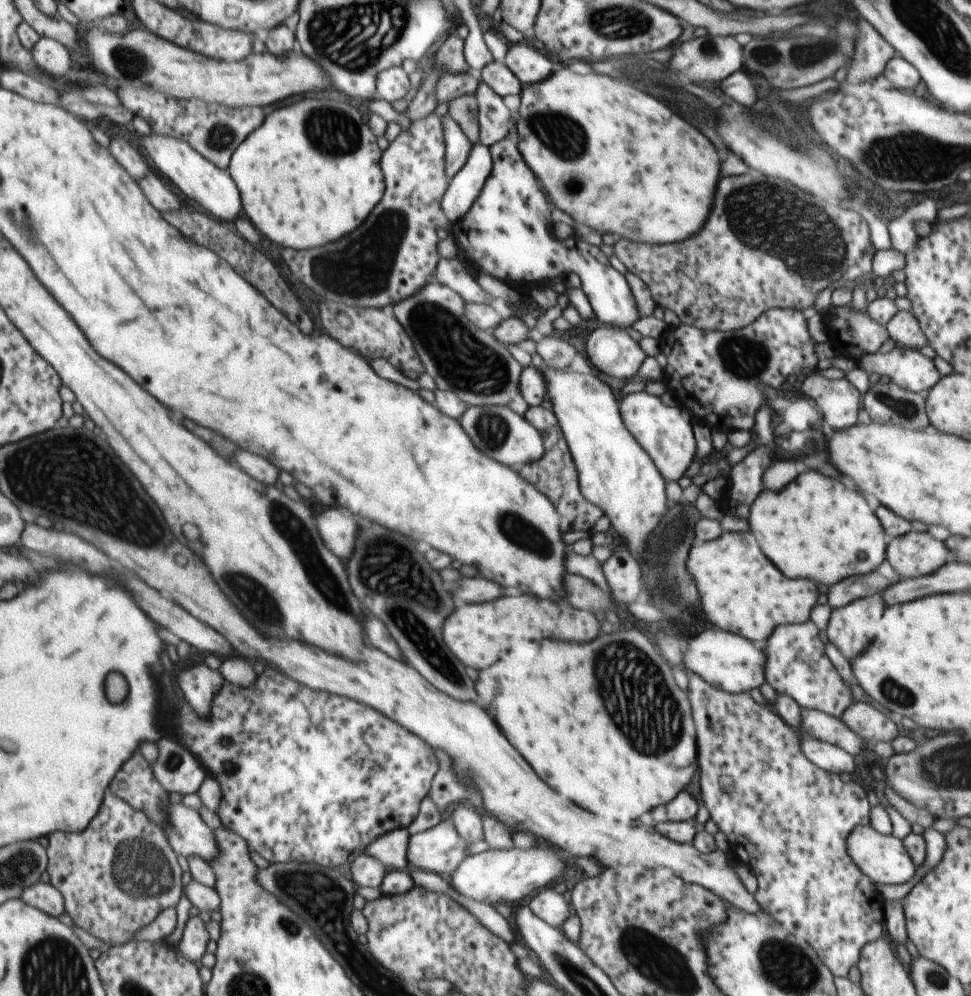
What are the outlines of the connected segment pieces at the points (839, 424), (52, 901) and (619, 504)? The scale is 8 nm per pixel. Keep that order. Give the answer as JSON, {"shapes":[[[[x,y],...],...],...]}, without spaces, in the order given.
{"shapes":[[[[818,371],[804,378],[801,392],[812,402],[821,404],[823,422],[831,430],[841,430],[857,422],[859,410],[859,392],[843,377],[828,380],[819,376]]],[[[39,881],[28,886],[28,889],[24,890],[21,898],[27,904],[40,908],[43,912],[50,913],[56,917],[66,912],[63,895],[50,881]]],[[[536,357],[532,365],[544,376],[546,395],[573,459],[580,493],[587,502],[602,510],[627,550],[634,558],[637,556],[638,566],[643,565],[641,556],[647,548],[646,540],[667,510],[662,475],[638,441],[627,432],[613,394],[594,372],[584,375],[555,369],[542,373],[542,365]]]]}

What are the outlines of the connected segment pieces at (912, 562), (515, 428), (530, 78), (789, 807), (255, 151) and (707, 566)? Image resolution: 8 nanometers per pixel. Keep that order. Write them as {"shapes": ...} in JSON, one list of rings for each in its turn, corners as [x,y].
{"shapes":[[[[911,531],[891,539],[887,544],[886,559],[903,579],[930,575],[954,560],[943,541],[923,532],[913,534]]],[[[501,405],[470,406],[461,417],[461,424],[465,432],[471,436],[473,444],[483,454],[503,462],[510,469],[517,470],[524,464],[537,462],[544,455],[544,446],[539,432],[510,408]]],[[[523,44],[507,45],[505,63],[521,85],[545,80],[551,73],[551,59]]],[[[685,672],[689,686],[687,686],[687,696],[691,696],[691,714],[695,716],[695,724],[699,724],[699,790],[700,795],[708,810],[708,818],[711,819],[718,830],[720,830],[728,842],[729,853],[733,857],[747,866],[754,874],[757,881],[755,900],[761,909],[780,924],[786,933],[803,937],[807,944],[814,948],[818,956],[823,960],[823,964],[830,969],[836,977],[846,977],[851,966],[858,963],[861,948],[865,943],[869,943],[881,937],[883,932],[883,919],[881,907],[883,898],[880,894],[873,892],[873,883],[862,872],[859,872],[856,864],[847,856],[846,836],[859,825],[869,824],[869,806],[867,806],[867,796],[865,790],[850,780],[841,782],[839,775],[825,772],[815,765],[807,756],[803,755],[800,748],[800,738],[798,732],[787,725],[772,708],[757,705],[750,697],[749,692],[728,693],[715,685],[707,684],[695,673]]],[[[303,98],[297,106],[275,110],[266,120],[267,124],[255,136],[248,136],[235,151],[228,168],[242,192],[246,218],[251,218],[263,236],[284,249],[325,247],[361,227],[382,202],[386,179],[378,136],[363,120],[363,114],[347,100]]],[[[751,531],[721,533],[719,538],[690,548],[687,570],[693,577],[700,598],[699,613],[706,625],[739,632],[749,640],[767,640],[773,628],[803,624],[817,602],[817,586],[809,580],[787,580],[759,552]]]]}

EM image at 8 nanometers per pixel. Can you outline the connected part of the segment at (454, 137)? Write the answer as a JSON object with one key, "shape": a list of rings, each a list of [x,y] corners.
{"shape":[[[446,114],[443,118],[447,143],[447,172],[451,182],[452,178],[467,164],[475,144],[469,140],[461,125],[450,114]]]}

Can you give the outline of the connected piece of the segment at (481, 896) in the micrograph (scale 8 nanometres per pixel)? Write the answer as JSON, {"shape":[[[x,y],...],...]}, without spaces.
{"shape":[[[539,842],[528,849],[493,849],[474,854],[465,859],[452,874],[450,884],[462,895],[481,902],[517,902],[531,892],[545,888],[553,878],[561,876],[565,860],[553,850],[553,846]]]}

